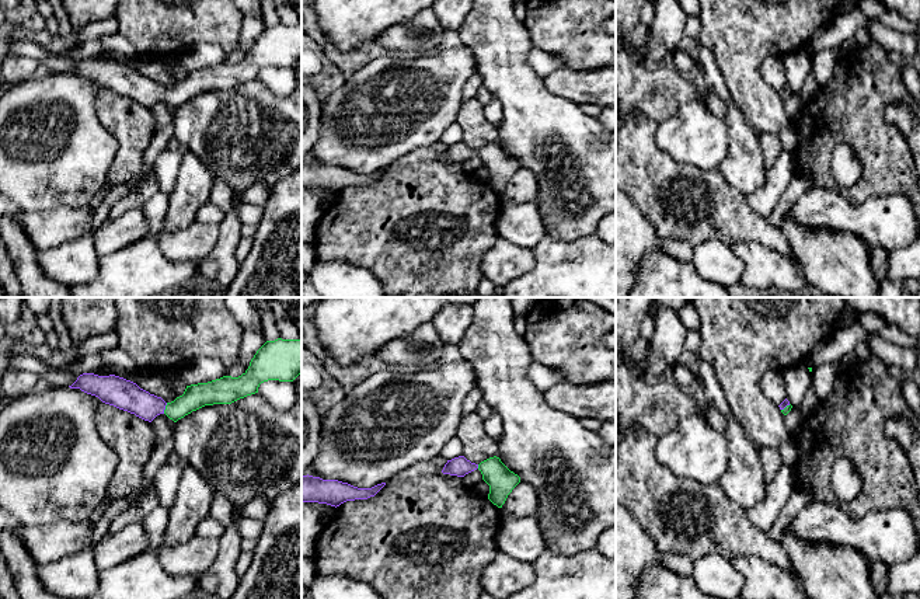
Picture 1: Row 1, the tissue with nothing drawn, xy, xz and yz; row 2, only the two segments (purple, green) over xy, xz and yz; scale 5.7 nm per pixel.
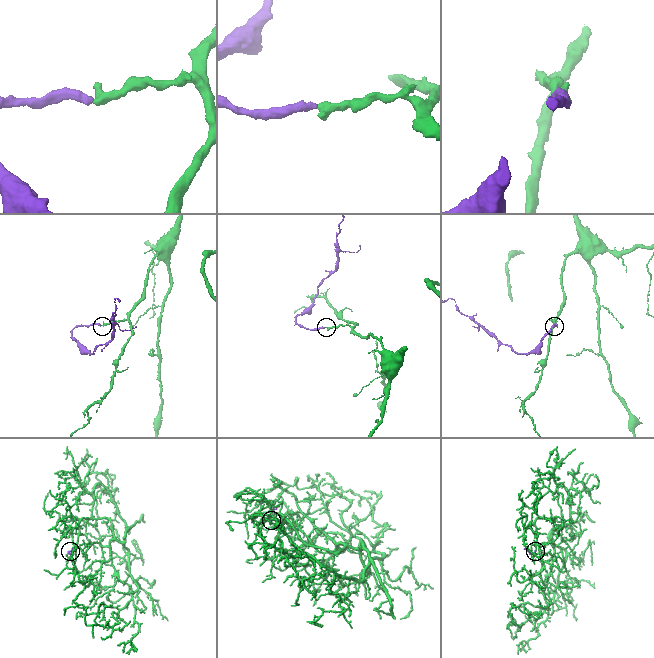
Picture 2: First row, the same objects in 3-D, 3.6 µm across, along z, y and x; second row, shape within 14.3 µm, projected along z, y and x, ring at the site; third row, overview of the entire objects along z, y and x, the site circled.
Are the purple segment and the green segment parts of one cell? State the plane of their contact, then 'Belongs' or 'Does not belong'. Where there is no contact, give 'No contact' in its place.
Touches purple in xy. Belongs

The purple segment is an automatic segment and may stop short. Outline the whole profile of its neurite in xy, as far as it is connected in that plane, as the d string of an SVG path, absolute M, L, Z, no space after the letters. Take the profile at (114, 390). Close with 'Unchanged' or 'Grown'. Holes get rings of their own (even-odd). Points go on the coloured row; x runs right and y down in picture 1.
M302 339L266 341L254 355L248 369L238 377L220 379L187 386L182 396L171 403L150 394L136 383L109 375L83 373L69 386L98 397L102 403L135 414L151 422L165 414L177 422L205 405L231 404L258 393L261 383L268 380L293 382L302 373Z. Grown

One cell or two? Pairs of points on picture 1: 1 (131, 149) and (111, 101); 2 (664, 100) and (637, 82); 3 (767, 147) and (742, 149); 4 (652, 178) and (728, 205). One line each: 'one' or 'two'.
1: one
2: one
3: two
4: one

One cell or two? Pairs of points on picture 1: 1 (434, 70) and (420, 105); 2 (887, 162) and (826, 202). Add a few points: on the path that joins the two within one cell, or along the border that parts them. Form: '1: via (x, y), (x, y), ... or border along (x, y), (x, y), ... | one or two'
1: via (434, 79), (434, 83), (420, 97) | one
2: border along (814, 185), (835, 188), (853, 204), (873, 198) | two

